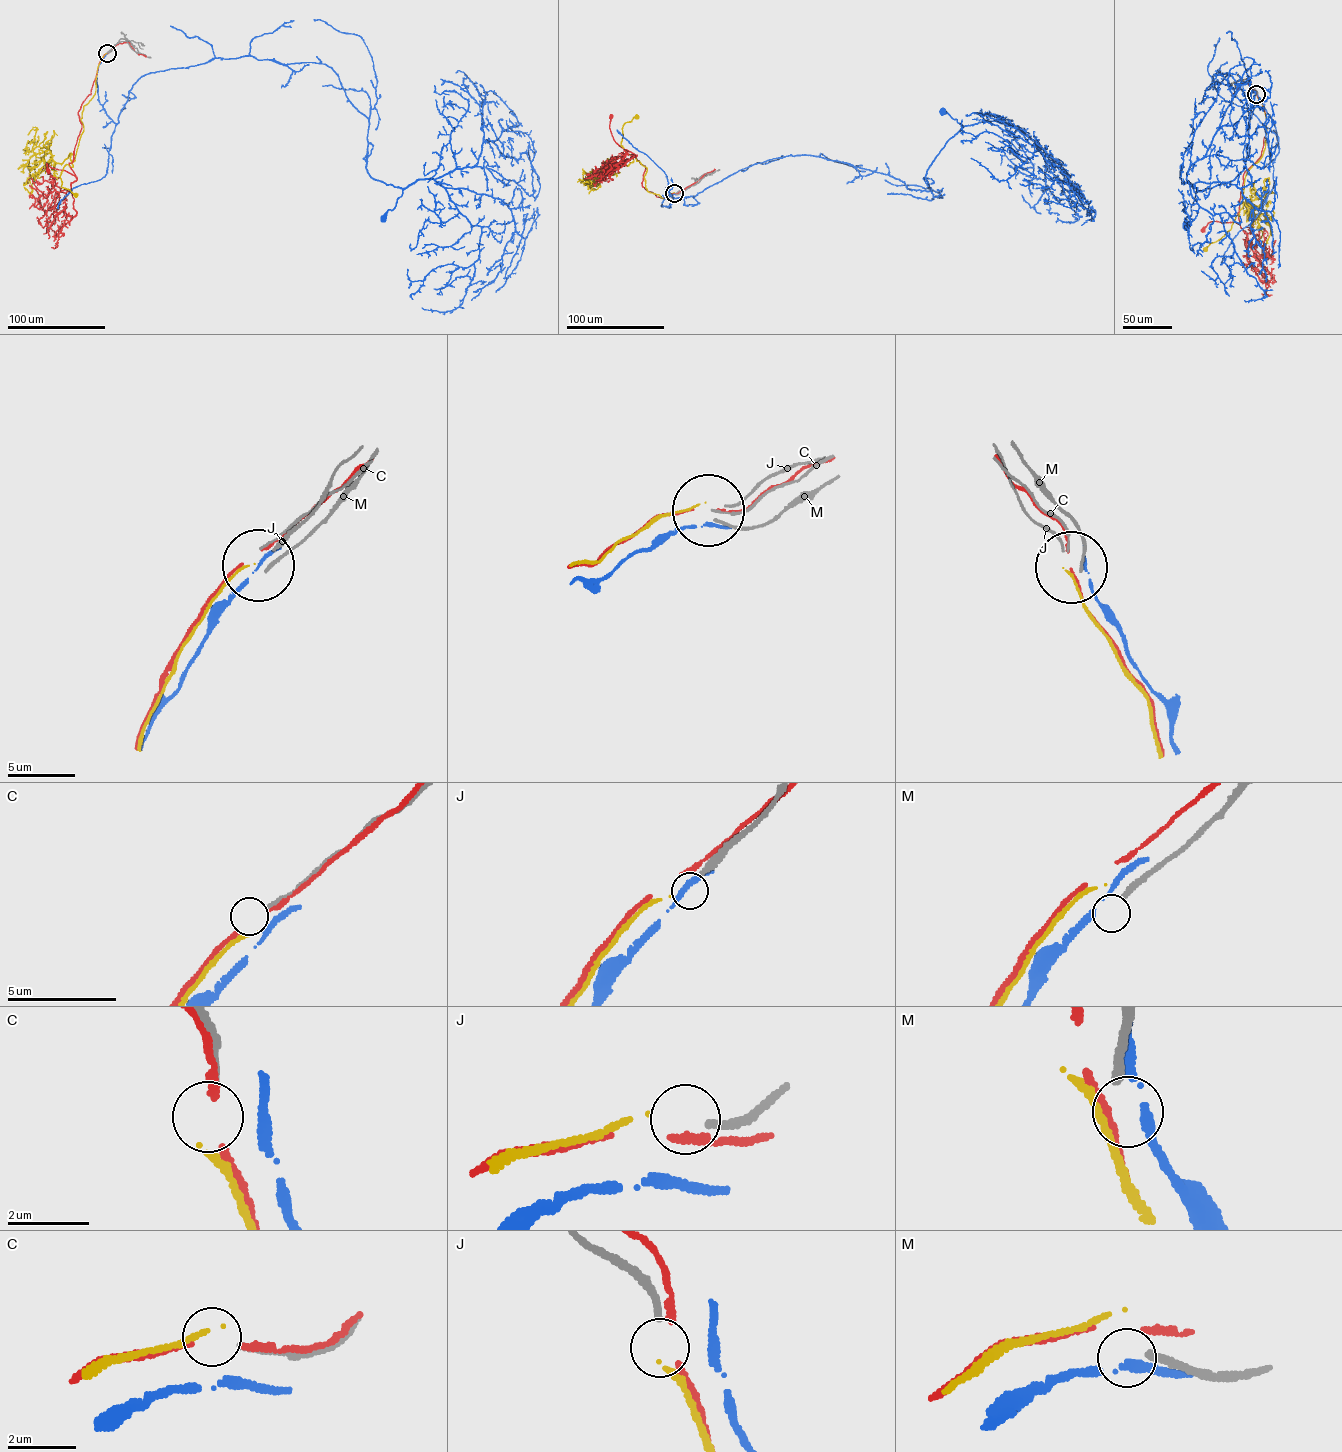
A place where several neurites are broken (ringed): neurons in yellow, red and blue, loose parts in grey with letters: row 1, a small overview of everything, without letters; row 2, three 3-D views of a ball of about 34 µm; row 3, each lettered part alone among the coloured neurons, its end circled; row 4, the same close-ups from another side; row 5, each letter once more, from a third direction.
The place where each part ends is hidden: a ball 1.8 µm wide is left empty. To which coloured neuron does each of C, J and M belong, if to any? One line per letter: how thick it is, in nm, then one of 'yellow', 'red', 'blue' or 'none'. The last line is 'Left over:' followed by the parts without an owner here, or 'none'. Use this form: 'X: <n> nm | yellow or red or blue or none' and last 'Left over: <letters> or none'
C: 160 nm | none
J: 200 nm | yellow
M: 240 nm | none
Left over: C, M

